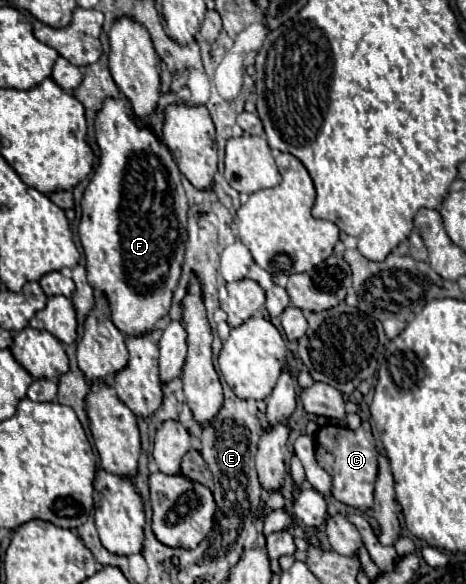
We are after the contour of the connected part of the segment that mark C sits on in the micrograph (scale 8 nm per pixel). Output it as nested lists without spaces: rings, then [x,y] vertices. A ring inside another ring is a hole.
[[[363,422],[361,428],[357,430],[349,430],[337,424],[327,424],[317,432],[315,446],[317,446],[315,454],[319,466],[325,468],[333,478],[333,496],[339,502],[353,506],[361,512],[373,508],[373,490],[379,472],[379,460],[377,460],[379,450],[375,446],[375,438],[371,434],[369,422]]]

